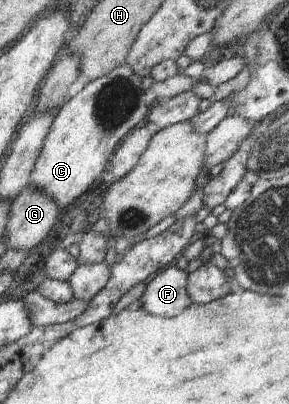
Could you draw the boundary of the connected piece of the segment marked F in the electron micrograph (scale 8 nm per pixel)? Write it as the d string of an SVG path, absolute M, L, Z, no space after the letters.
M171 264L147 282L144 294L139 300L142 302L142 308L152 315L159 315L165 318L173 318L183 314L187 308L195 304L194 299L190 297L188 284L188 274L177 269L175 264Z

